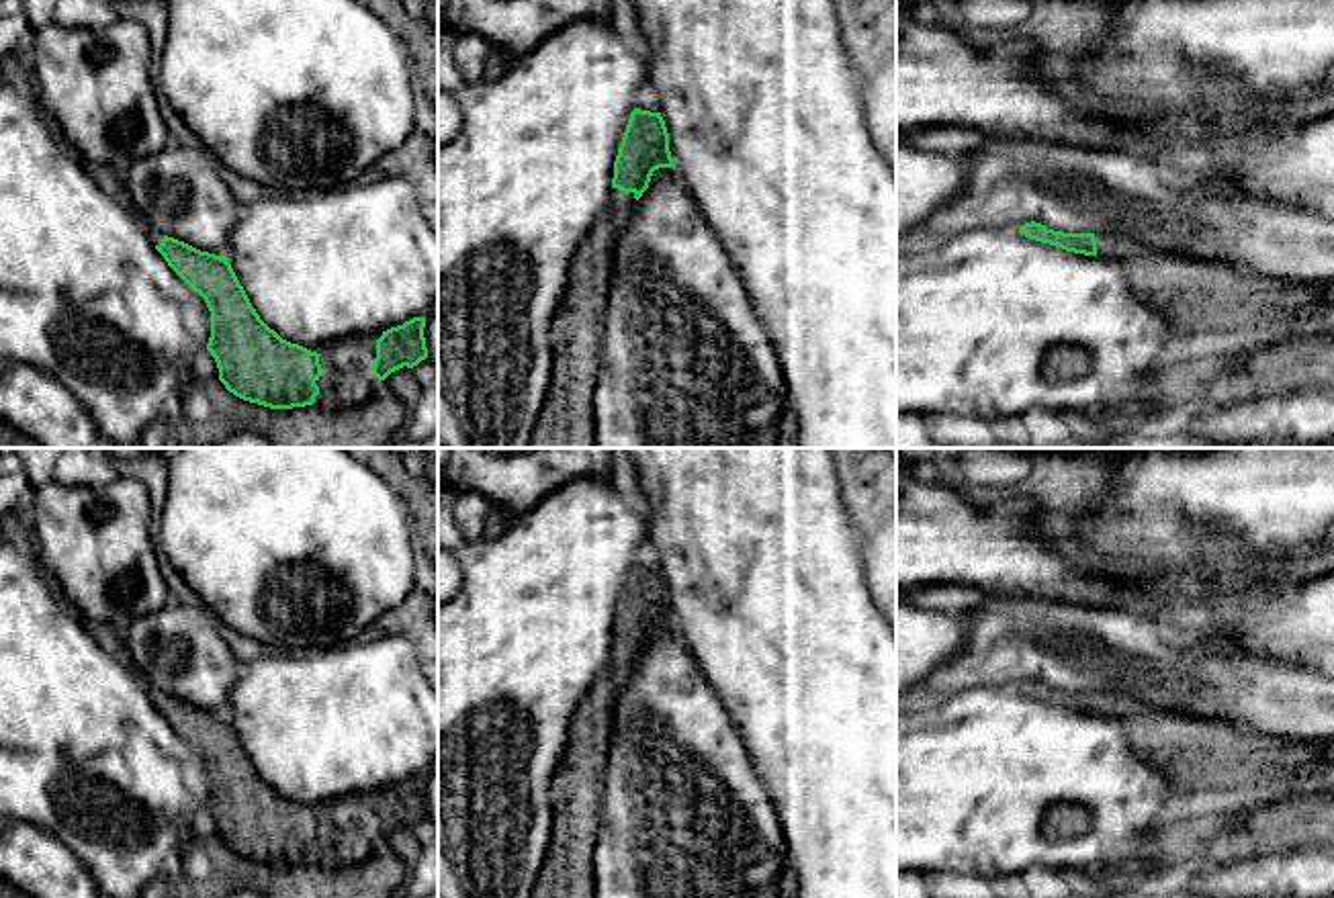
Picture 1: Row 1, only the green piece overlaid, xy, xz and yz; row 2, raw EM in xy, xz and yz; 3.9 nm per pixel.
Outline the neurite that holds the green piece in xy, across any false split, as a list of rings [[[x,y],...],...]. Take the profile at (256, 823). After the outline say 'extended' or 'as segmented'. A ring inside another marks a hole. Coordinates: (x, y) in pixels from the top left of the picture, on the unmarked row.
[[[149,687],[149,698],[168,724],[205,757],[211,769],[207,808],[225,847],[270,867],[313,863],[321,812],[282,798],[260,777],[227,716],[155,687]]]; extended

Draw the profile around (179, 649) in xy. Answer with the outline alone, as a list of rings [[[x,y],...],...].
[[[168,601],[155,614],[133,620],[123,630],[123,640],[147,687],[227,714],[241,665],[207,605]]]

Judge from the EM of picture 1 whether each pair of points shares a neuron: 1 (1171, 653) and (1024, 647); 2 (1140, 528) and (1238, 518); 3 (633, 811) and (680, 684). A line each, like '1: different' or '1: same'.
1: same
2: same
3: same

